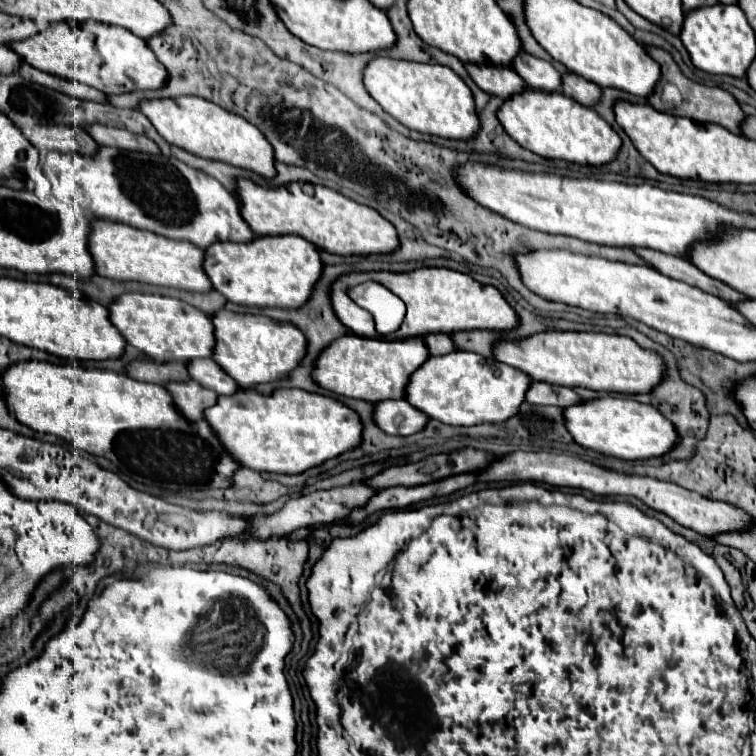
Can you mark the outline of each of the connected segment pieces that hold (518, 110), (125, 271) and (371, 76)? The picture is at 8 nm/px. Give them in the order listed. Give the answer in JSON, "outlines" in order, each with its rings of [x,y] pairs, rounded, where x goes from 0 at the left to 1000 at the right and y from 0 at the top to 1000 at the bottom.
{"outlines":[[[[697,115],[689,126],[679,126],[663,139],[657,157],[689,194],[724,210],[795,218],[811,213],[821,194],[819,179],[800,157],[795,157],[782,142],[769,142],[769,136],[753,131],[742,120],[713,120]]],[[[120,290],[118,335],[126,348],[126,361],[155,372],[187,372],[213,380],[245,385],[276,385],[276,369],[269,358],[269,332],[247,319],[229,319],[200,306],[176,303],[173,298],[139,290]]],[[[496,75],[480,91],[480,112],[507,147],[541,171],[591,184],[623,184],[631,176],[634,157],[626,123],[615,107],[589,86]]]]}

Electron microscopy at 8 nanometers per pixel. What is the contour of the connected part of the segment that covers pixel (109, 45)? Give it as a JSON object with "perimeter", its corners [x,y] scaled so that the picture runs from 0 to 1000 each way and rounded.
{"perimeter":[[[131,28],[70,30],[70,38],[65,36],[41,46],[38,52],[17,54],[12,57],[12,62],[25,73],[30,83],[38,83],[41,89],[126,115],[139,126],[179,118],[210,118],[221,107],[218,89],[208,81],[192,52],[176,46],[168,38],[139,33]]]}

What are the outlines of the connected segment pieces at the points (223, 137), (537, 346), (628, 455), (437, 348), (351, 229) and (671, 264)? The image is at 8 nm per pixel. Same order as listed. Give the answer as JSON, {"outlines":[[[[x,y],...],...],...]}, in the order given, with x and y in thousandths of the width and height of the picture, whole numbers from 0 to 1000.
{"outlines":[[[[234,128],[234,131],[194,131],[184,136],[184,147],[200,160],[208,176],[226,192],[242,194],[271,210],[295,213],[311,221],[332,224],[348,234],[361,234],[361,194],[345,181],[345,173],[311,149],[292,144],[290,139],[266,128]]],[[[718,438],[684,451],[657,451],[652,456],[652,472],[660,480],[676,483],[694,496],[702,496],[708,504],[803,520],[856,520],[874,504],[877,496],[877,478],[872,470],[848,462],[832,446],[803,440]]],[[[792,525],[745,541],[745,552],[747,565],[763,589],[827,610],[872,604],[896,586],[893,565],[866,538],[851,536],[840,528]]],[[[578,440],[578,443],[562,443],[562,456],[567,462],[567,470],[589,470],[594,464],[599,464],[599,451],[594,448],[594,443]]],[[[313,237],[311,255],[319,274],[319,287],[337,311],[396,311],[417,327],[443,337],[515,335],[528,324],[522,300],[496,276],[475,271],[448,253],[427,245],[419,245],[417,258],[406,261],[398,253],[398,242],[345,247],[332,237]]],[[[837,329],[843,335],[843,340],[848,340],[858,353],[874,358],[877,364],[911,374],[917,380],[927,380],[927,385],[938,385],[940,390],[948,390],[959,398],[975,401],[988,396],[985,390],[980,390],[978,385],[970,385],[964,377],[927,361],[922,353],[917,353],[906,340],[896,340],[896,337],[874,337],[872,332],[853,332],[853,329]]]]}

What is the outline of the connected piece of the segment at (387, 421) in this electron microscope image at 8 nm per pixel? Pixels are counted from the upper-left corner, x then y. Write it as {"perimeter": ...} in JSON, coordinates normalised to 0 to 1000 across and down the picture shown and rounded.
{"perimeter":[[[536,528],[528,530],[501,530],[493,541],[496,562],[515,575],[546,575],[557,570],[565,560],[562,549],[549,538],[541,538]]]}

